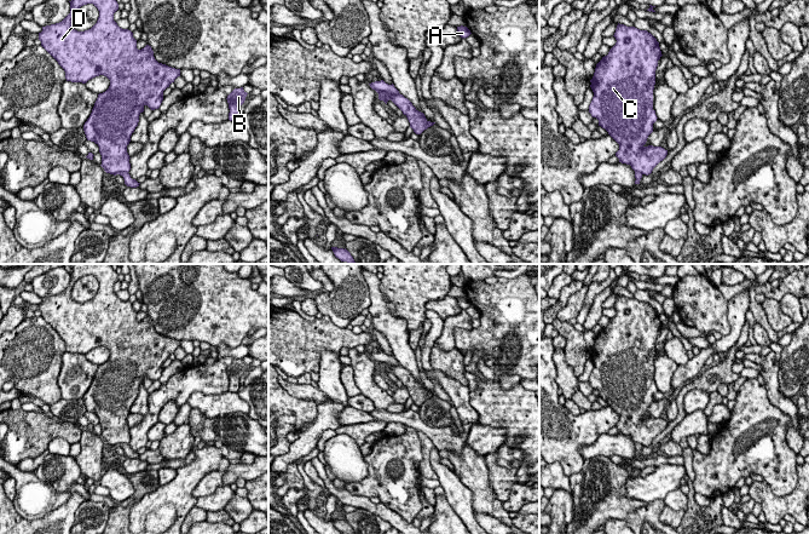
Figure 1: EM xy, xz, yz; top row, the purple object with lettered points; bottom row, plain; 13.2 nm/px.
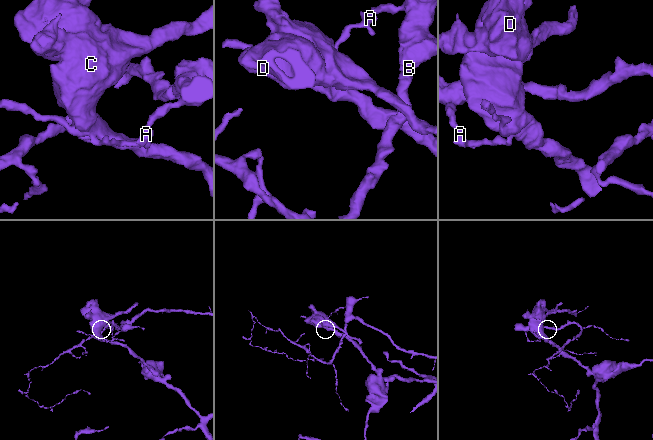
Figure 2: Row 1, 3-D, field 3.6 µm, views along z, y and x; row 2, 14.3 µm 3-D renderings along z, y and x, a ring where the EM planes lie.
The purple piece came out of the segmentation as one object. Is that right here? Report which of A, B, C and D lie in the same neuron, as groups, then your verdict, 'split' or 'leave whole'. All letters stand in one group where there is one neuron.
groups A B C D; leave whole

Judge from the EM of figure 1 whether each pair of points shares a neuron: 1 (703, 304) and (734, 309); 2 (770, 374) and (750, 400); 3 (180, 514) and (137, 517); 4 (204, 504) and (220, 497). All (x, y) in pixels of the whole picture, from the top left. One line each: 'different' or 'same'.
1: different
2: different
3: same
4: same

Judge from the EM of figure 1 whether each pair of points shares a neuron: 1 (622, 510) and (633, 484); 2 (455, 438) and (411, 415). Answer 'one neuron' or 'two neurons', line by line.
1: two neurons
2: one neuron

